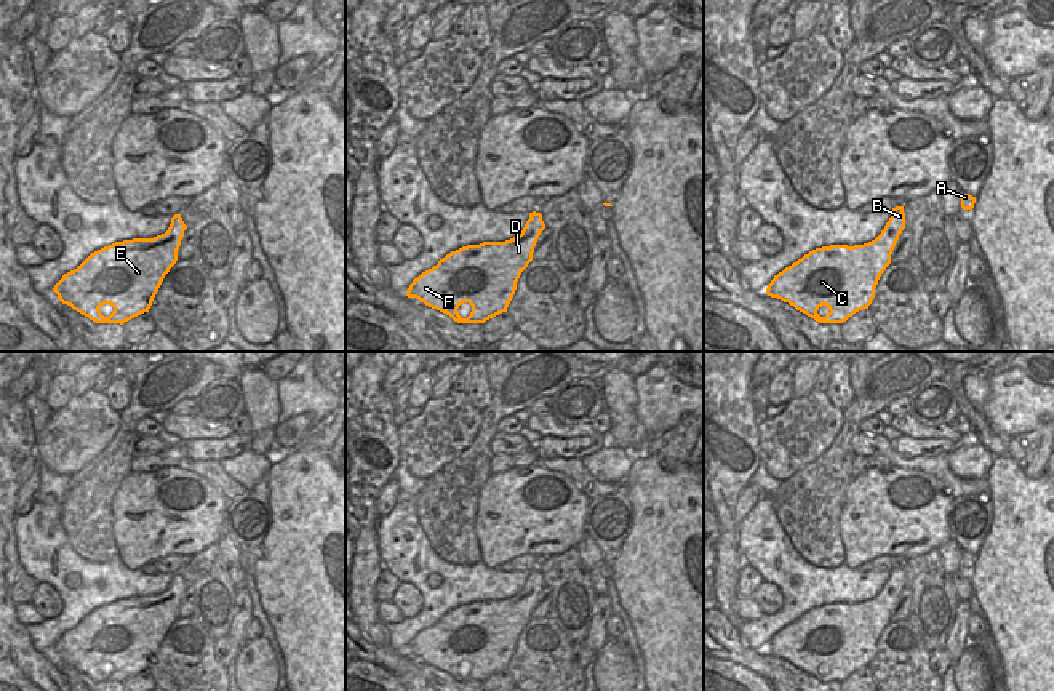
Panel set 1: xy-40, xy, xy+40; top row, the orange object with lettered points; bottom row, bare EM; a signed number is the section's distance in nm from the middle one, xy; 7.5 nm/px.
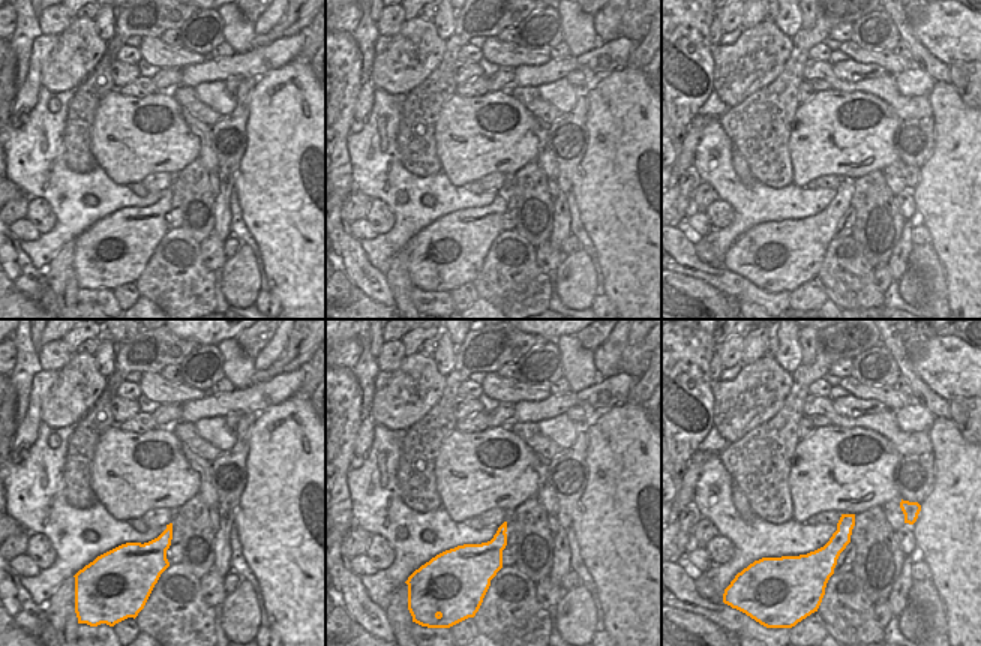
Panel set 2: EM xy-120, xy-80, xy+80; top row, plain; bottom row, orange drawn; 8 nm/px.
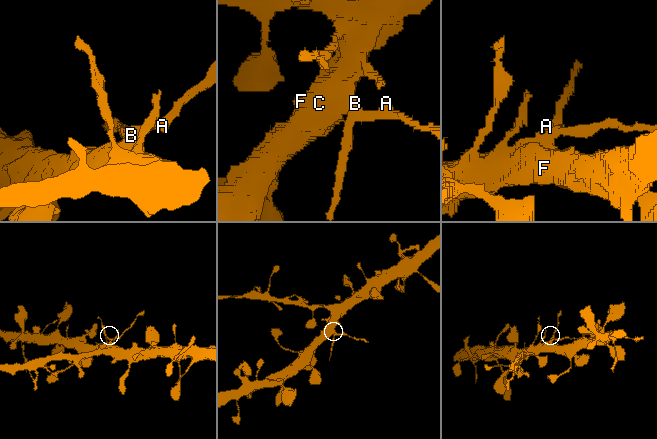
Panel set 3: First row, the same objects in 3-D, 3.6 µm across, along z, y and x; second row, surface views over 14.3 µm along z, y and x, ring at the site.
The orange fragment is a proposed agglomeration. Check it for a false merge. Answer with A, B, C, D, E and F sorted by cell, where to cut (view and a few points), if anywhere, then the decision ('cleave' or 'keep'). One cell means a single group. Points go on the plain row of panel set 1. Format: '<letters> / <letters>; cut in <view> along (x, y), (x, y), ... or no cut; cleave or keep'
A B / C D E F; cut in xy along (523, 586), (538, 595); cleave

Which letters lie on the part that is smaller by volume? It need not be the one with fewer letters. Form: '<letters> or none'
A, B

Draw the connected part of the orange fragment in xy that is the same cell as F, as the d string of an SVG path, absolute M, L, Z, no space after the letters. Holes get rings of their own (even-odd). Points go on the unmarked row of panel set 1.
M523 587L520 593L505 600L483 600L451 609L440 617L437 624L414 637L406 654L416 656L425 664L449 673L457 681L485 681L507 670L517 648L517 640L533 619L534 605L539 597L533 593L534 589L536 587ZM464 661L472 664L472 670L467 677L462 677L457 670Z

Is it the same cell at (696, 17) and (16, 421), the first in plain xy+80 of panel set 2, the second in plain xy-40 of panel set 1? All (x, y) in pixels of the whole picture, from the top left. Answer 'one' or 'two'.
one

